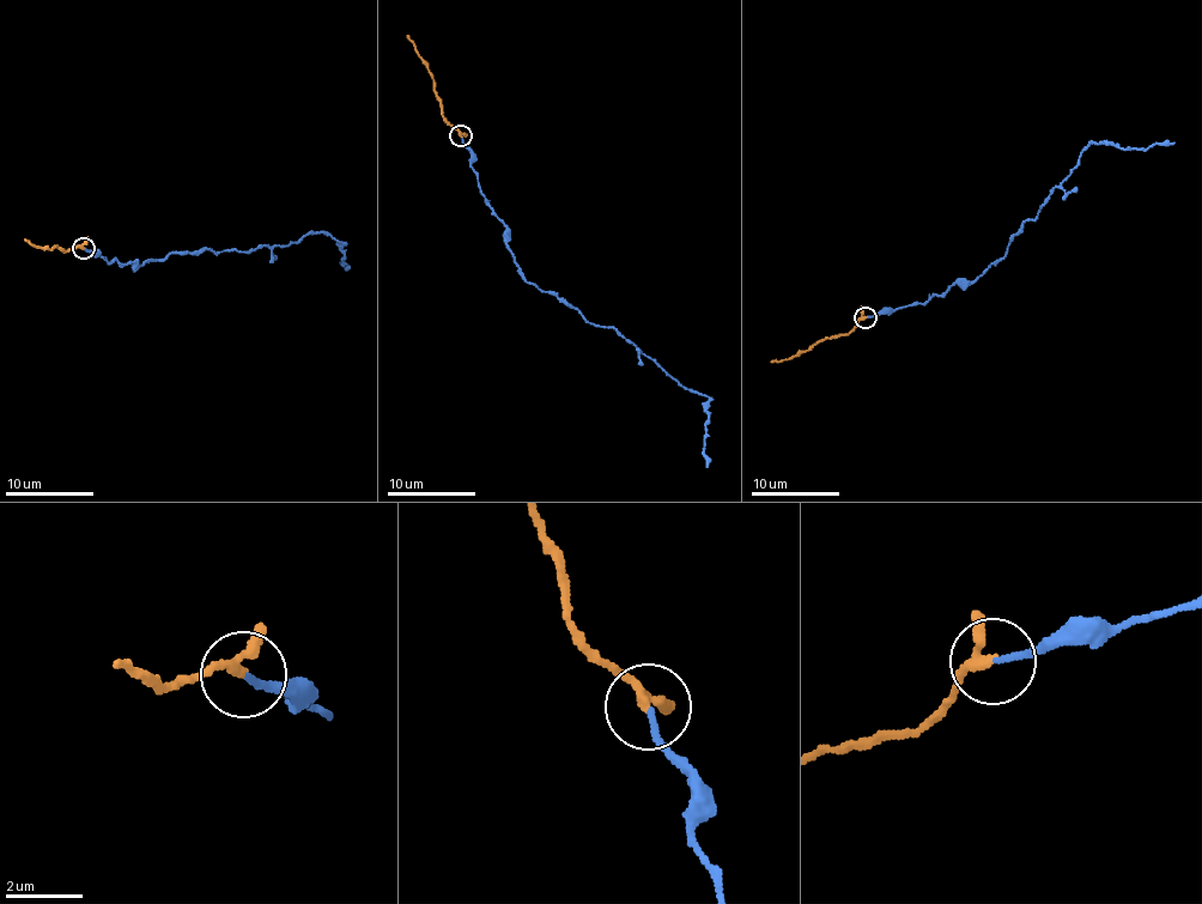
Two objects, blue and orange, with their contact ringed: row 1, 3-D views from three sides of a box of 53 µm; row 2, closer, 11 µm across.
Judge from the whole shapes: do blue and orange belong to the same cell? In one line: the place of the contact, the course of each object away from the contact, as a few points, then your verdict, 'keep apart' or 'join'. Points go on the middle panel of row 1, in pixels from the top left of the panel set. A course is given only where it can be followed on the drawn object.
(461, 135) | blue via (460, 135), (520, 273), (593, 325), (617, 329), (684, 387), (708, 399), (708, 468) | orange via (460, 135), (442, 114), (432, 73), (407, 34) | join

